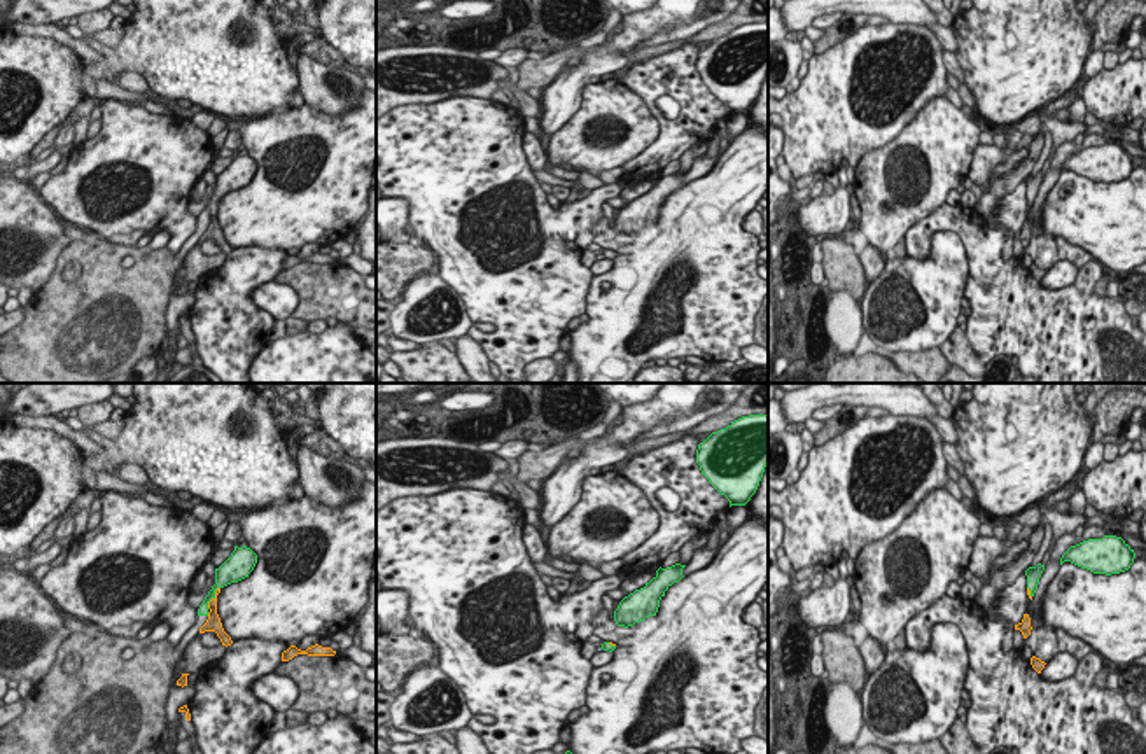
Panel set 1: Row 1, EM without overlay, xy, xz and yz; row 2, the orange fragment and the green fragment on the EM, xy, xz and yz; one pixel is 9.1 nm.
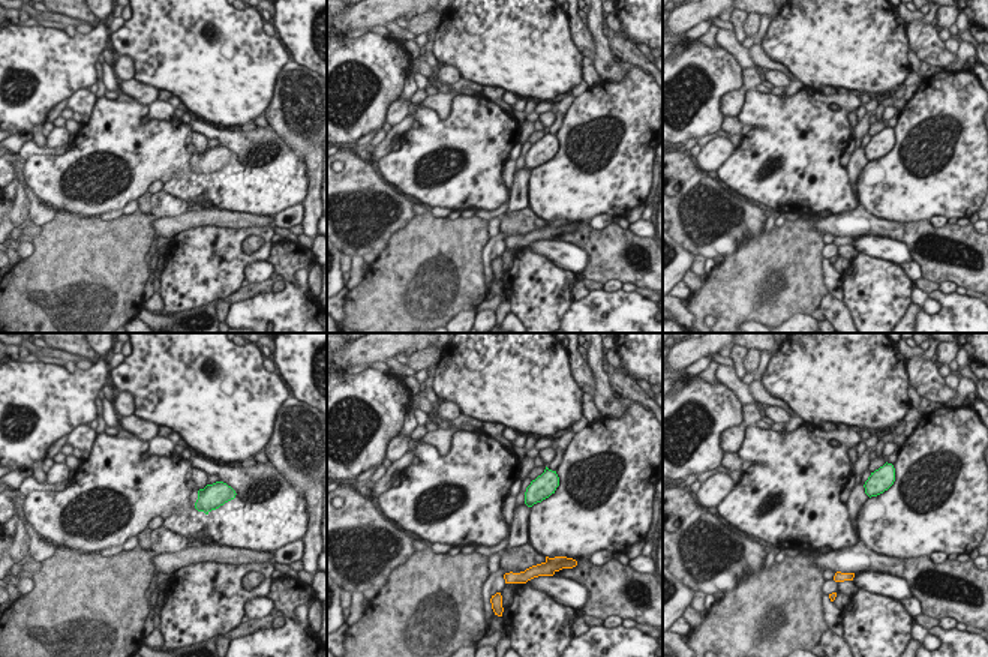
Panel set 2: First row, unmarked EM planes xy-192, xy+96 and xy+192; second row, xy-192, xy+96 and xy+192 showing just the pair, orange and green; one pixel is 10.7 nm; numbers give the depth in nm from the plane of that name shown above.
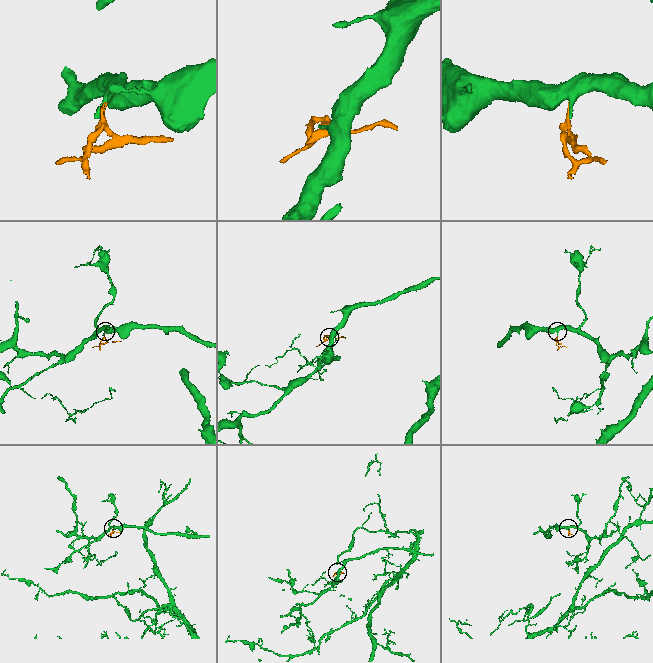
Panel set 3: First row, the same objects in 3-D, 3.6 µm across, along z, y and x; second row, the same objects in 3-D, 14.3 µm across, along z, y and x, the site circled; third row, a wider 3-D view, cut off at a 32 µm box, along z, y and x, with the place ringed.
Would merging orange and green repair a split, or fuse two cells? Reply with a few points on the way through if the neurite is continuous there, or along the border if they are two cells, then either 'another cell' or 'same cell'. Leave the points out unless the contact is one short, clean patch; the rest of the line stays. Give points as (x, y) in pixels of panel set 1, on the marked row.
way xy (212, 623), (216, 597), (216, 586), (226, 574); same cell

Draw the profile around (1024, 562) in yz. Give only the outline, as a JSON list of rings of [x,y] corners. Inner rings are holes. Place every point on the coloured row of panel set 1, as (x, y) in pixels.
[[[1025,549],[1020,558],[1010,567],[1008,586],[1011,586],[1034,562],[1038,553]]]

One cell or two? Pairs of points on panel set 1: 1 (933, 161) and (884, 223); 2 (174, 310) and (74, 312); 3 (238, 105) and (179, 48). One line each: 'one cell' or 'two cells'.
1: one cell
2: two cells
3: one cell

